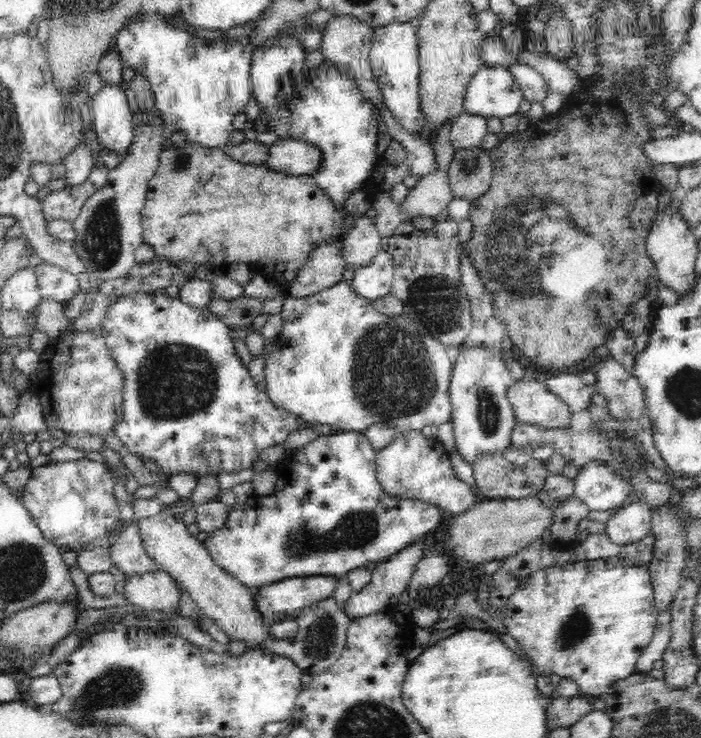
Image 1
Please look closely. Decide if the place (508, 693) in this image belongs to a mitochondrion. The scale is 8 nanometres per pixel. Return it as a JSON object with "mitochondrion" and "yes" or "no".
{"mitochondrion":"no"}

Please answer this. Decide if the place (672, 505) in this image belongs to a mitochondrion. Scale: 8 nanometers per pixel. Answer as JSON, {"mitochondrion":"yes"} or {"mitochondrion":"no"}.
{"mitochondrion":"no"}

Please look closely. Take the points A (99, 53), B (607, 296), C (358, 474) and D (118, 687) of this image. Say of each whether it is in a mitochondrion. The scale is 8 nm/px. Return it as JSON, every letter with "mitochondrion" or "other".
{"A":"other","B":"other","C":"other","D":"mitochondrion"}

